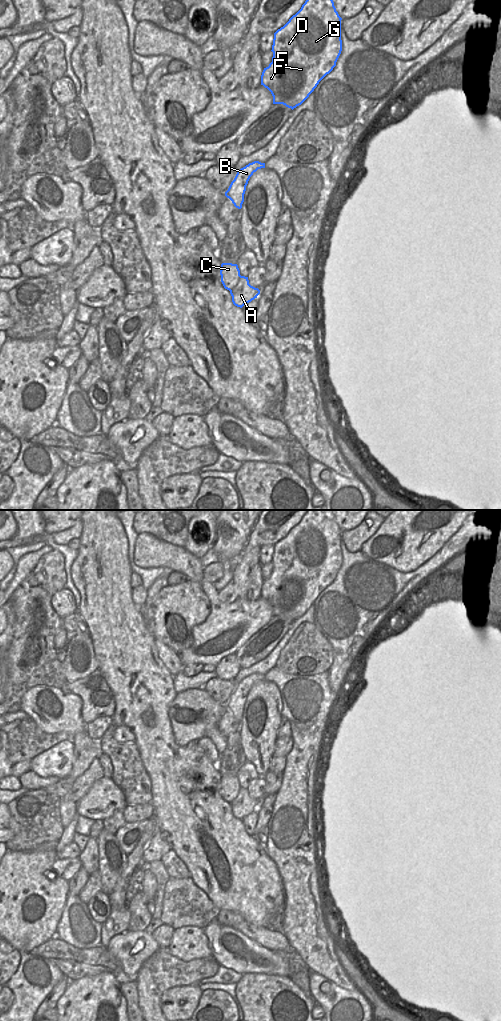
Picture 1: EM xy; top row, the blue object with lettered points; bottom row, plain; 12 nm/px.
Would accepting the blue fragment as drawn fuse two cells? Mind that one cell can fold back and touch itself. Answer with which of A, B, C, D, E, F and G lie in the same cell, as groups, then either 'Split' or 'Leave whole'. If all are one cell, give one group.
Groups: A B D E F G / C. Split.

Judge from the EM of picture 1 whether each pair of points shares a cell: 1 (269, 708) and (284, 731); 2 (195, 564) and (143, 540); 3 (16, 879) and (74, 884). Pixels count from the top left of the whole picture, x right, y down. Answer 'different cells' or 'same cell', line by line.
1: different cells
2: same cell
3: different cells

